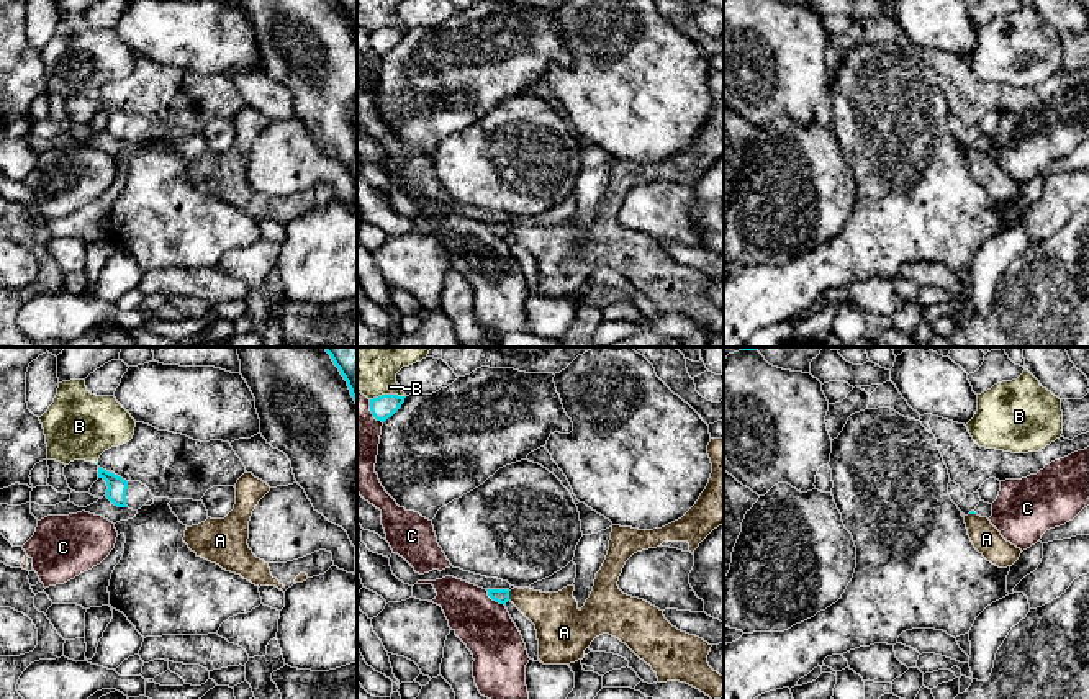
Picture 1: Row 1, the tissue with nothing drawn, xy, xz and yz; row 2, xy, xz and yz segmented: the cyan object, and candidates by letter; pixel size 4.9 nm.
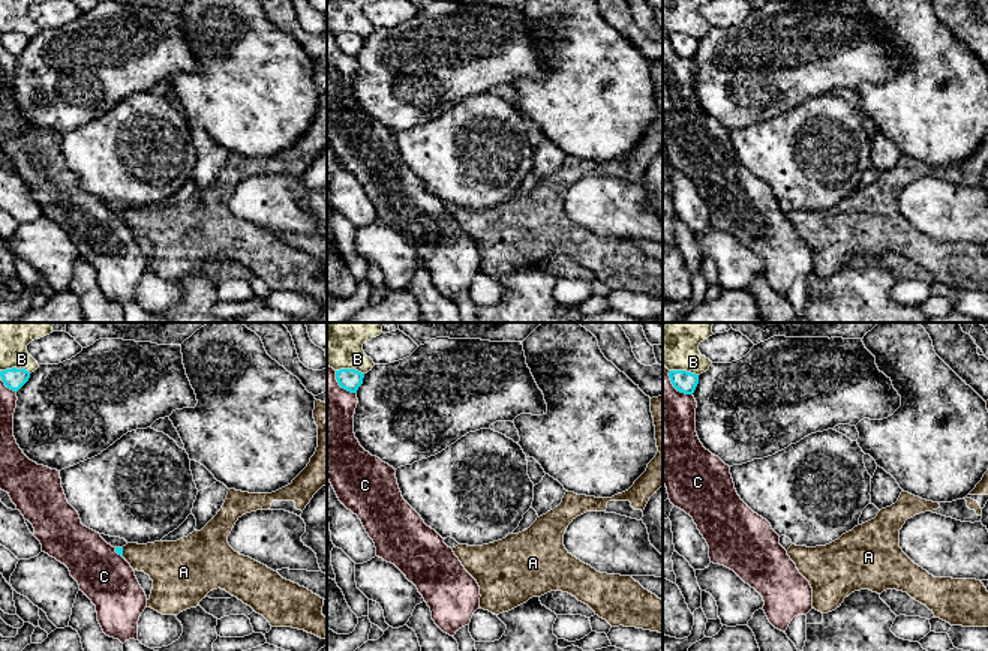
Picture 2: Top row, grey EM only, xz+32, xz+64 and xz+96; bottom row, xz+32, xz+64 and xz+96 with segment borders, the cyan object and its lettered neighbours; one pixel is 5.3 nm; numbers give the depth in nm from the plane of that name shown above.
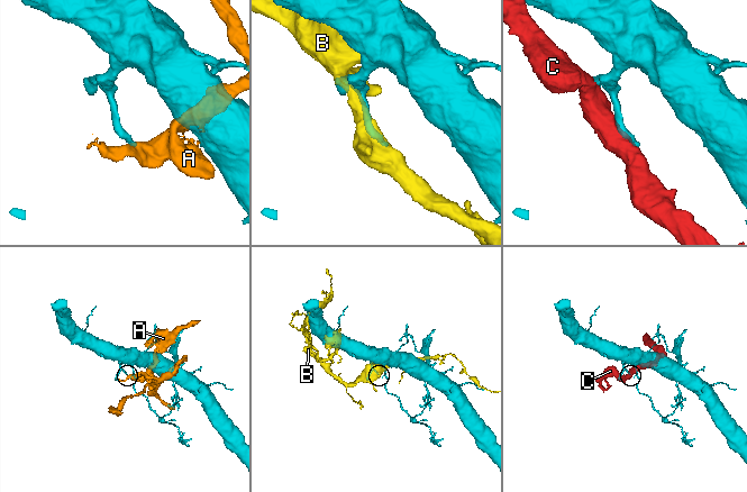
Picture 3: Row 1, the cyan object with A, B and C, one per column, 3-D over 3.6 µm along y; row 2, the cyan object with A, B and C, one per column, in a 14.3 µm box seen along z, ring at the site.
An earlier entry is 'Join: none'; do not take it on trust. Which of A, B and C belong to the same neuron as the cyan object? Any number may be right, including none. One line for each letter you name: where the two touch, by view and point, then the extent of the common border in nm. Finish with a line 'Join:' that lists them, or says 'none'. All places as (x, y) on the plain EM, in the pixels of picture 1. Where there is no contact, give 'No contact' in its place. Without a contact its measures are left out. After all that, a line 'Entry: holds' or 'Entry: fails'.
Join: none
Entry: holds

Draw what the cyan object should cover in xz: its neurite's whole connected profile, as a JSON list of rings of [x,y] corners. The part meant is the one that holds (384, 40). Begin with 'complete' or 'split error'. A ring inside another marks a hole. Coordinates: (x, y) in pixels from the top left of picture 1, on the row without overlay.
complete; [[[382,28],[378,31],[370,33],[370,44],[377,54],[385,56],[401,41],[404,31],[406,29],[398,28]]]

